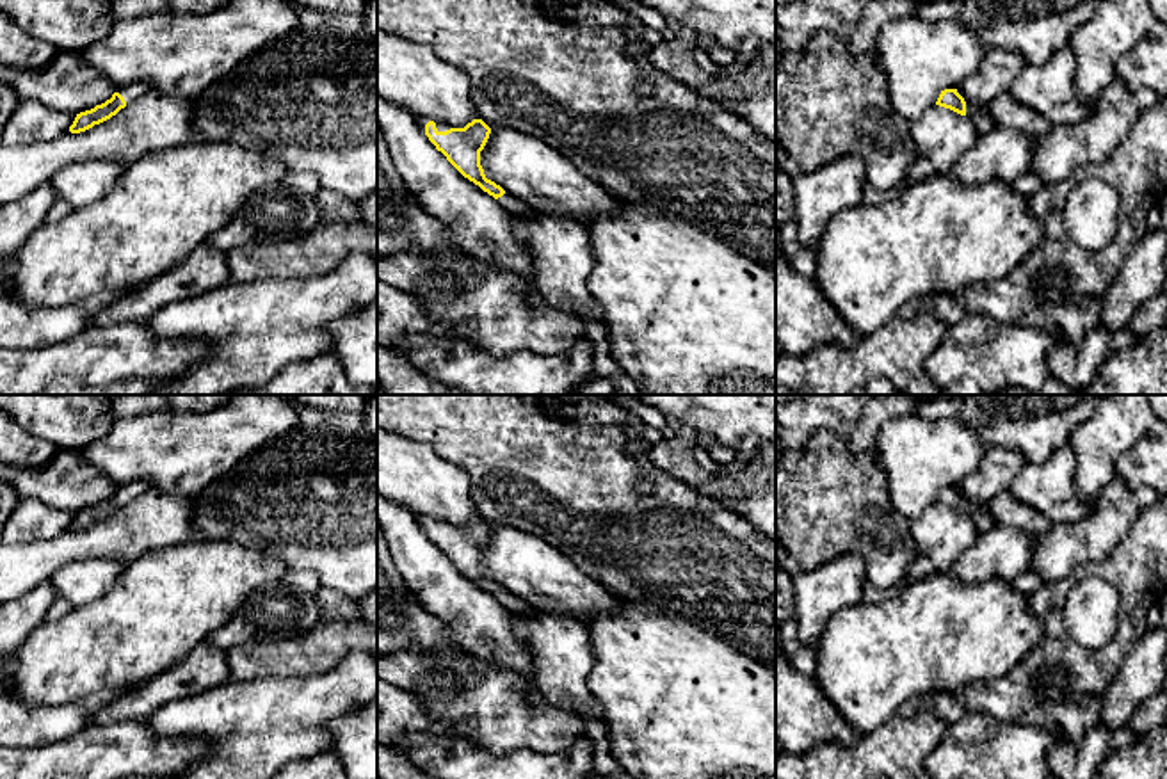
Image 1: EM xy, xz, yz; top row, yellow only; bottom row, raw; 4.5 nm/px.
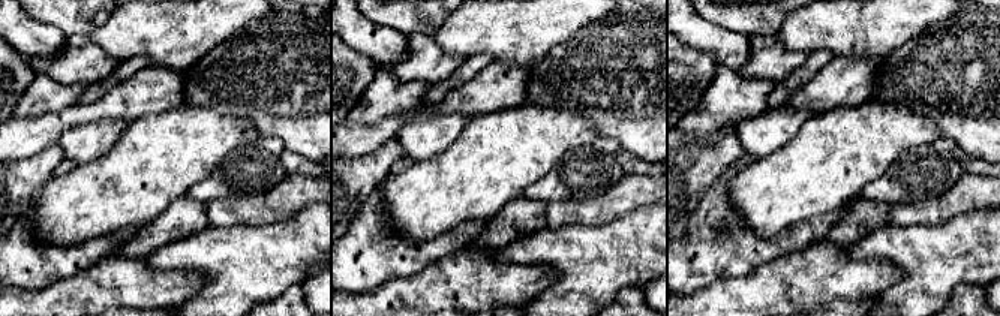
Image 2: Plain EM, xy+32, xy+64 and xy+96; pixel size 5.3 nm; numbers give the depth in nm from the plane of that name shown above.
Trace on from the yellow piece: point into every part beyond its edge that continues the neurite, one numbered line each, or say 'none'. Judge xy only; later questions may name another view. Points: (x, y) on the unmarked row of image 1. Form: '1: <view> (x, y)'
1: xy (134, 489)

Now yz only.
1: yz (981, 514)

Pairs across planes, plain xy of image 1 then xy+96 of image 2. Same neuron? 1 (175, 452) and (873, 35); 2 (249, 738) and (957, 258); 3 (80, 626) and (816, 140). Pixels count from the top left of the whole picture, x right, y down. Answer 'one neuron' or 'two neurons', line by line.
1: one neuron
2: one neuron
3: one neuron

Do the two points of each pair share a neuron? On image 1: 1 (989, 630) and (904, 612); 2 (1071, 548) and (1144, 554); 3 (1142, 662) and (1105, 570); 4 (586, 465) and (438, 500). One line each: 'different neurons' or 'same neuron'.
1: same neuron
2: different neurons
3: different neurons
4: different neurons

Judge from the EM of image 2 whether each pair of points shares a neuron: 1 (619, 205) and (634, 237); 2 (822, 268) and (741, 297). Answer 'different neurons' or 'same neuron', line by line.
1: different neurons
2: same neuron

